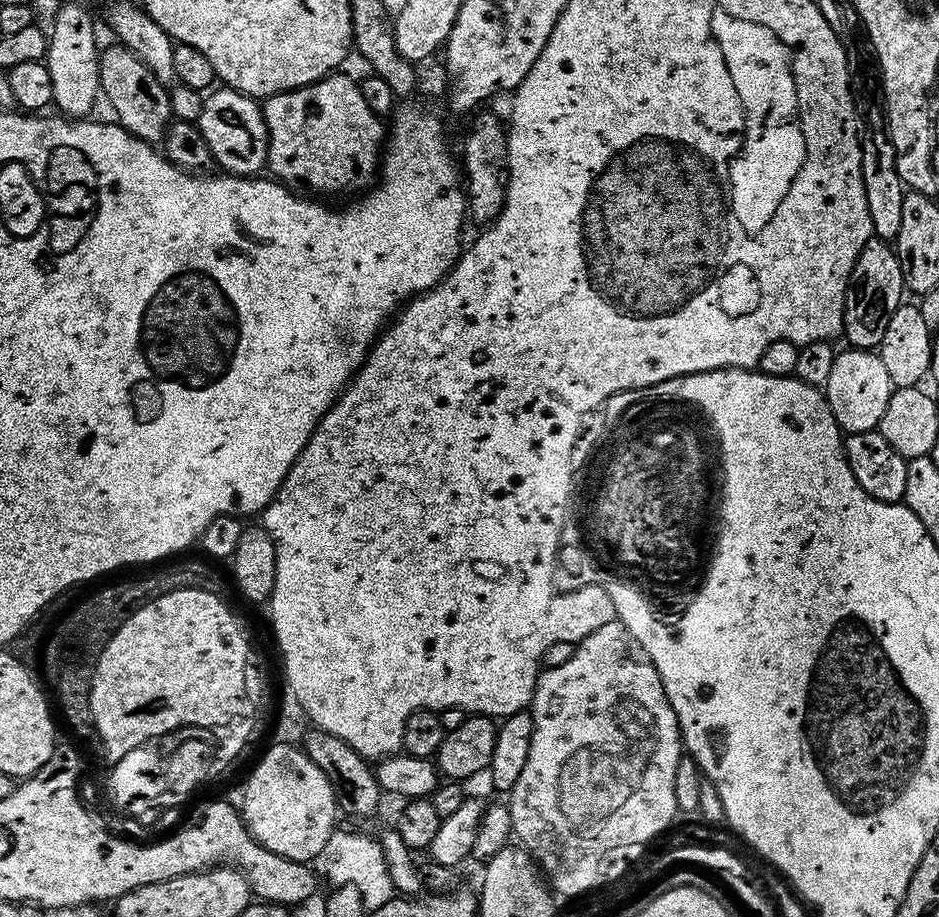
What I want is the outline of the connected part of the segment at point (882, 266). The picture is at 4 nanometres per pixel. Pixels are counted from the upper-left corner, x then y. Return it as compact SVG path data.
M879 238L869 240L850 274L844 303L843 331L848 332L848 340L852 343L849 345L856 350L879 349L886 334L886 326L890 326L890 318L894 318L905 300L904 275L895 247Z

